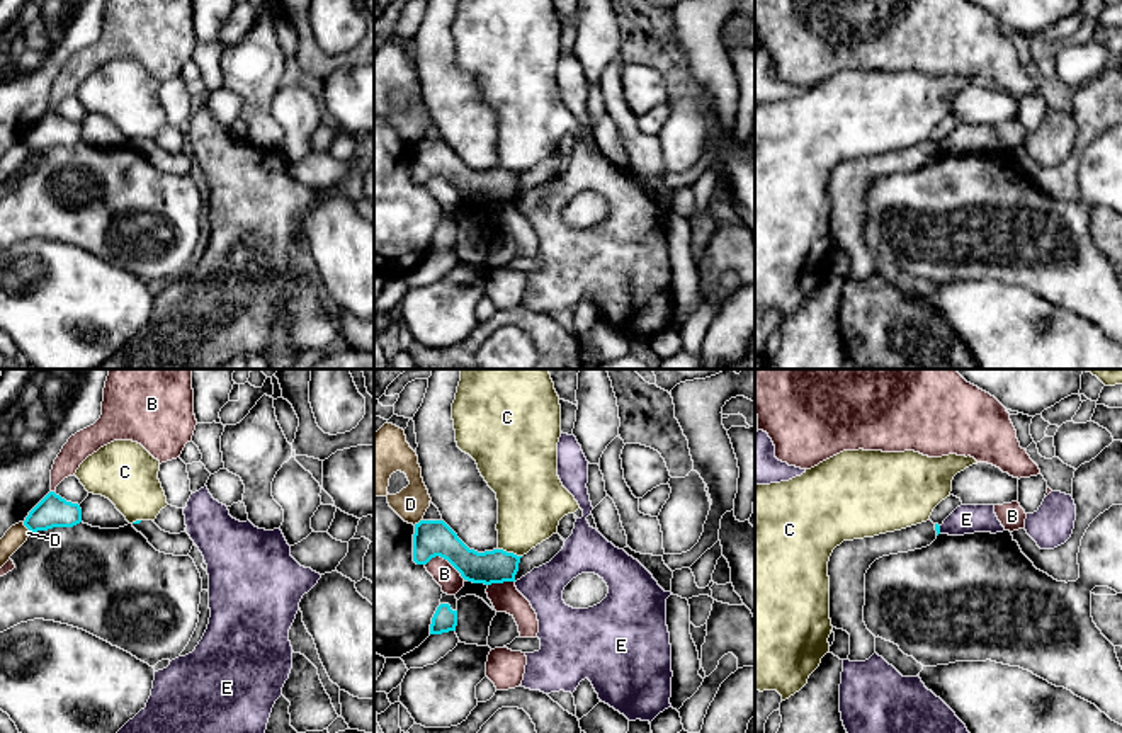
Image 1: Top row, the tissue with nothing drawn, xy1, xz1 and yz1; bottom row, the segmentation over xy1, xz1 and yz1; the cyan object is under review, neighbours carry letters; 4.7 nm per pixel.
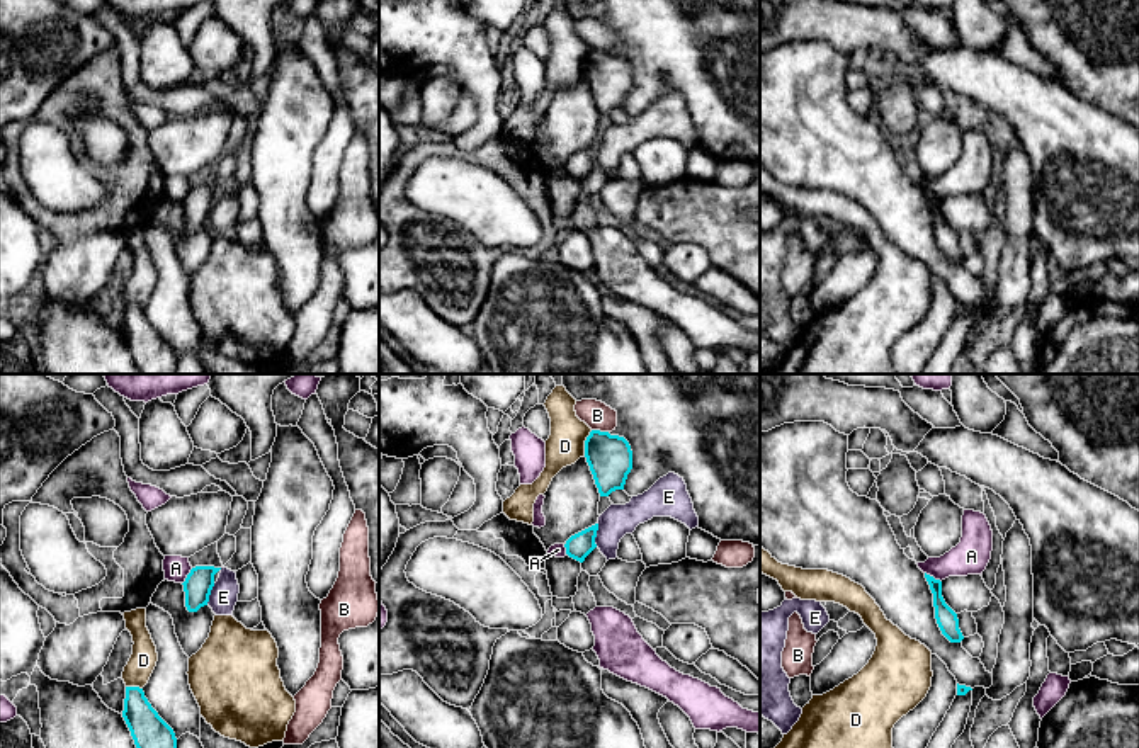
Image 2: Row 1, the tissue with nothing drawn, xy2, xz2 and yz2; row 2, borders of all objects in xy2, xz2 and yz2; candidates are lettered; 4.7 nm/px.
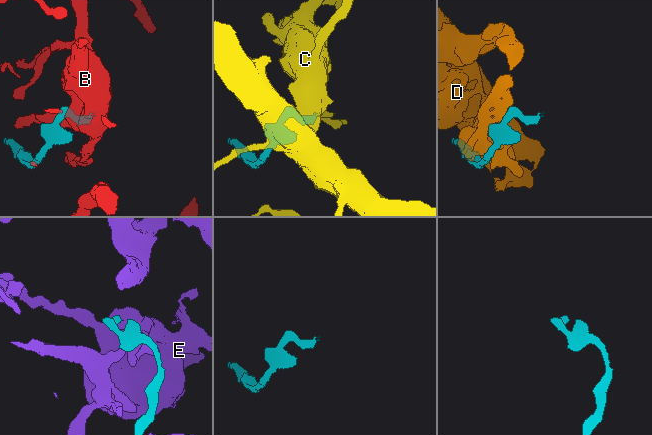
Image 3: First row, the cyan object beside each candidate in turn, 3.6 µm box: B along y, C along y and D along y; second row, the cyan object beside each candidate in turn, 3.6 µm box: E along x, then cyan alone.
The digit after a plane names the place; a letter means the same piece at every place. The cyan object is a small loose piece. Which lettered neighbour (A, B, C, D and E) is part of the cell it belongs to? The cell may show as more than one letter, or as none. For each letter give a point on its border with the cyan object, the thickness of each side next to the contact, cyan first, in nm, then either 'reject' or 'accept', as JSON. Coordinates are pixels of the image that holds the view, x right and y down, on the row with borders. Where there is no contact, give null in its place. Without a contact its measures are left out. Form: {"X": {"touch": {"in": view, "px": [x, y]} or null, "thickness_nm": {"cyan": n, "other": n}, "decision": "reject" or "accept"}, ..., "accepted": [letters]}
{"A": {"touch": {"in": "yz2", "px": [932, 577]}, "thickness_nm": {"cyan": 100, "other": 170}, "decision": "reject"}, "B": {"touch": {"in": "xz1", "px": [446, 558]}, "thickness_nm": {"cyan": 180, "other": 110}, "decision": "reject"}, "C": {"touch": {"in": "xz1", "px": [510, 553]}, "thickness_nm": {"cyan": 160, "other": 300}, "decision": "reject"}, "D": {"touch": {"in": "xz2", "px": [585, 442]}, "thickness_nm": {"cyan": 200, "other": 180}, "decision": "reject"}, "E": {"touch": {"in": "xz2", "px": [595, 534]}, "thickness_nm": {"cyan": 120, "other": 150}, "decision": "reject"}, "accepted": []}

